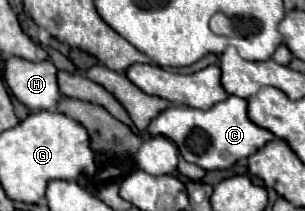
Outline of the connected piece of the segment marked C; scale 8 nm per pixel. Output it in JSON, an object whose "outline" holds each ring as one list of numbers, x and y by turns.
{"outline":[[229,96,227,100,211,106,209,110,169,106,151,120,147,132,151,136,159,134,173,140,187,162,199,164,205,170,229,168,235,162,255,154,261,146,275,138,269,130,259,128,247,118,247,102,237,96]]}

